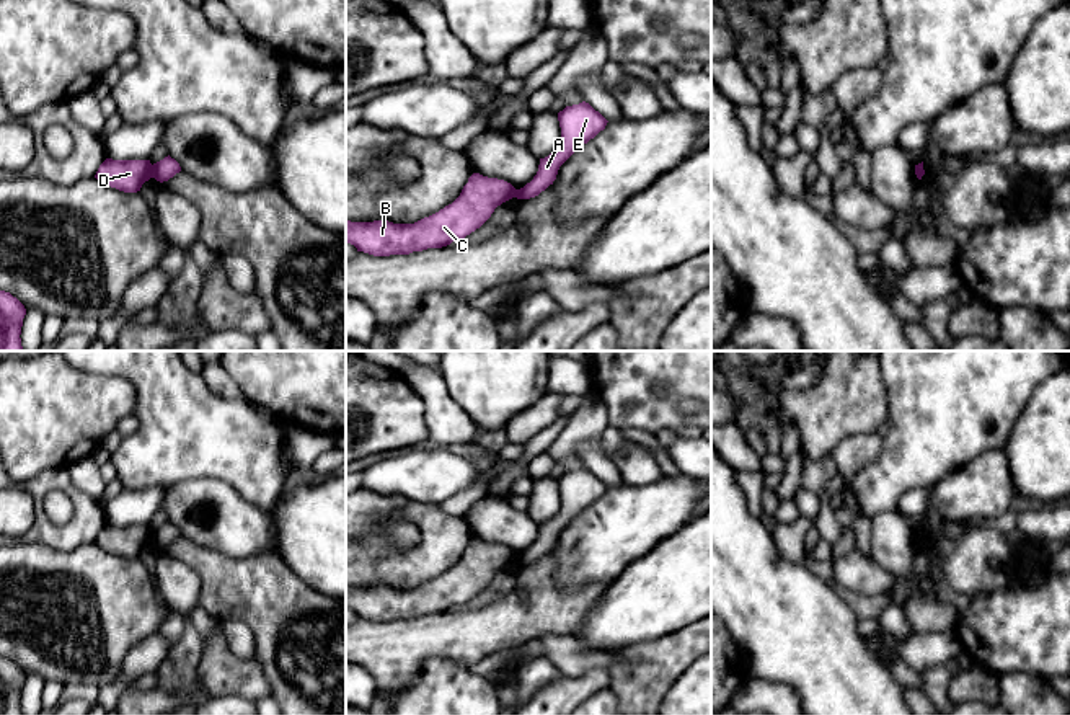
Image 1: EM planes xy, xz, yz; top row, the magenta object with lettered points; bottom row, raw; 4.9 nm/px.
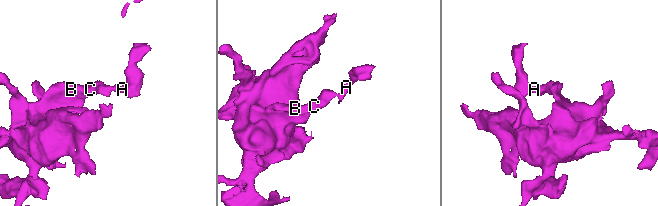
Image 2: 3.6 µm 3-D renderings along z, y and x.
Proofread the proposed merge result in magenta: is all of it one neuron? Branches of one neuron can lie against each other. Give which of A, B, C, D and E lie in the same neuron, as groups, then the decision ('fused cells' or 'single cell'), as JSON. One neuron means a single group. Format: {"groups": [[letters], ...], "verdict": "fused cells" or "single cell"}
{"groups": [["A", "E"], ["B", "C", "D"]], "verdict": "fused cells"}

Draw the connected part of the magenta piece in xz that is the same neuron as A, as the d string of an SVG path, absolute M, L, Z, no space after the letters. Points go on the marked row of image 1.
M589 103L566 106L558 113L561 140L553 153L540 158L538 171L530 183L517 189L517 199L530 199L556 180L559 167L584 144L605 129L607 119Z

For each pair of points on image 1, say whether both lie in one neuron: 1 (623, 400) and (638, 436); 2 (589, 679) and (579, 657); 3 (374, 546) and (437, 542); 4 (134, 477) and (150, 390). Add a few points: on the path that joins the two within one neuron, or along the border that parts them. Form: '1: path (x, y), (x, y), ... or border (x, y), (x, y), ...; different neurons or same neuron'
1: border (622, 428), (641, 428), (654, 433); different neurons
2: border (597, 666), (576, 676), (560, 673); different neurons
3: path (390, 559), (421, 559); same neuron
4: path (149, 456), (150, 412); same neuron

